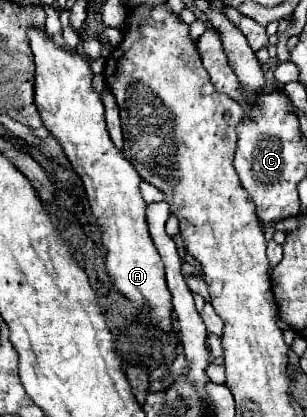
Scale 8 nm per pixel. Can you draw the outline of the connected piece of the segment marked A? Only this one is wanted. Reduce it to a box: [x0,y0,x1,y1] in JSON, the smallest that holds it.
[29,28,171,332]

